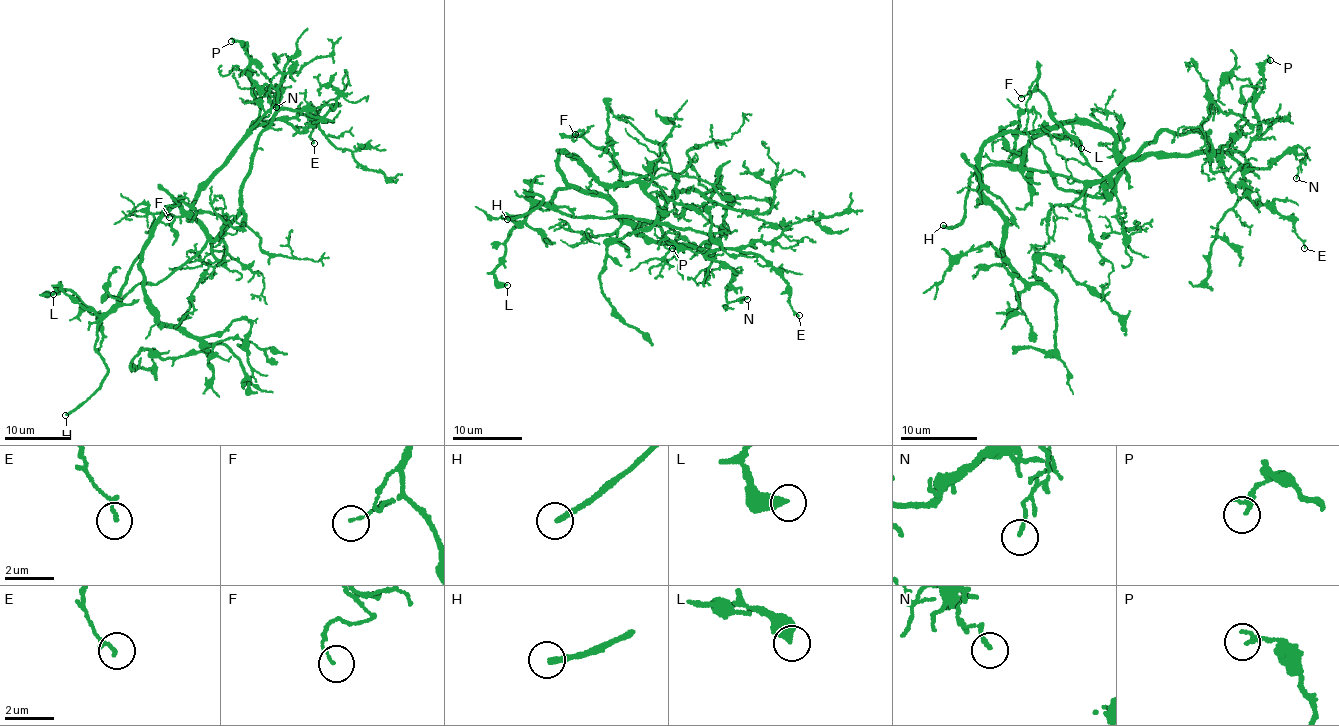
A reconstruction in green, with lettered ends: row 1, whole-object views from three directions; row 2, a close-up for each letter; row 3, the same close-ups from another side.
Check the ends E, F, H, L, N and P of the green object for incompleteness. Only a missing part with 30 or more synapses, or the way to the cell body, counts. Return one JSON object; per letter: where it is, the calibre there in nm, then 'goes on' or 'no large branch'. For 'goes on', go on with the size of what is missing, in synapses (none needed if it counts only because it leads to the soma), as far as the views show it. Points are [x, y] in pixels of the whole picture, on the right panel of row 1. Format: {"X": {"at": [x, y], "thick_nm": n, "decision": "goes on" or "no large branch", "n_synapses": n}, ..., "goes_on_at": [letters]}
{"E": {"at": [1304, 248], "thick_nm": 140, "decision": "no large branch"}, "F": {"at": [1021, 98], "thick_nm": 100, "decision": "no large branch"}, "H": {"at": [943, 225], "thick_nm": 220, "decision": "goes on"}, "L": {"at": [1081, 148], "thick_nm": 440, "decision": "no large branch"}, "N": {"at": [1296, 178], "thick_nm": 140, "decision": "no large branch"}, "P": {"at": [1270, 60], "thick_nm": 200, "decision": "no large branch"}, "goes_on_at": ["H"]}

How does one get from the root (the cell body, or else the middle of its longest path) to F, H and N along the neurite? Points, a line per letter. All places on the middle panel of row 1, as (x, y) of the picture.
F: (586, 190), (639, 225), (658, 220), (665, 200), (653, 182), (625, 173), (575, 134)
H: (586, 190), (557, 189), (552, 206), (524, 193), (540, 195), (543, 202), (529, 213), (507, 219)
N: (586, 190), (613, 205), (617, 216), (638, 233), (684, 243), (739, 271), (727, 300), (747, 299)

